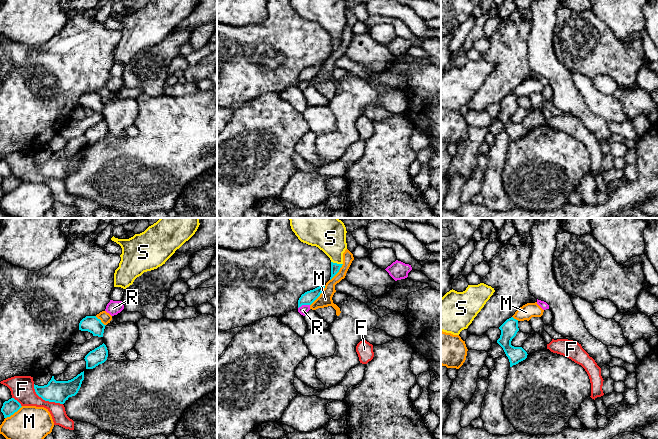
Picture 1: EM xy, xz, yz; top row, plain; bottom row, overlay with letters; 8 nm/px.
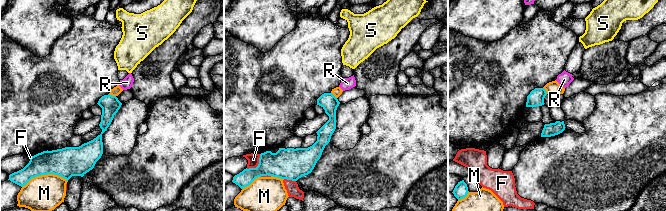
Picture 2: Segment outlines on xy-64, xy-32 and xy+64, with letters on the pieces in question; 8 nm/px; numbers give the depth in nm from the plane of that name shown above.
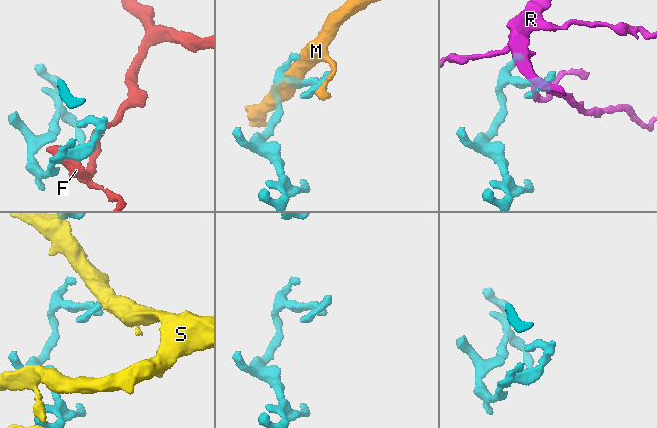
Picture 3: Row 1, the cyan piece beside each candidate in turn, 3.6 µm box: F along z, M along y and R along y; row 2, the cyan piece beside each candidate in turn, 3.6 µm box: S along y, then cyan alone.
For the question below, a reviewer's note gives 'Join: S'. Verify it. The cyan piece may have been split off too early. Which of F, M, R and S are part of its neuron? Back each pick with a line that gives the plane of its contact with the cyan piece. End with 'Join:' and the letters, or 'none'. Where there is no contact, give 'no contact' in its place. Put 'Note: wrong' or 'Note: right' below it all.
Join: none
Note: wrong

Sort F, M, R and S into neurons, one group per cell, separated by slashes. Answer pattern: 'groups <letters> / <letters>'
groups F / M / R / S

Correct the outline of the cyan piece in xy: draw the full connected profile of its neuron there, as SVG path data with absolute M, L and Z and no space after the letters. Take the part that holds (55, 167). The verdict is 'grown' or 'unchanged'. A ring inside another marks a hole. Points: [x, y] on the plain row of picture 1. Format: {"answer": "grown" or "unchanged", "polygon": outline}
{"answer": "unchanged", "polygon": "M84 147L68 157L56 157L54 152L47 161L34 160L36 170L45 177L64 180L69 173L75 172L84 156Z"}

